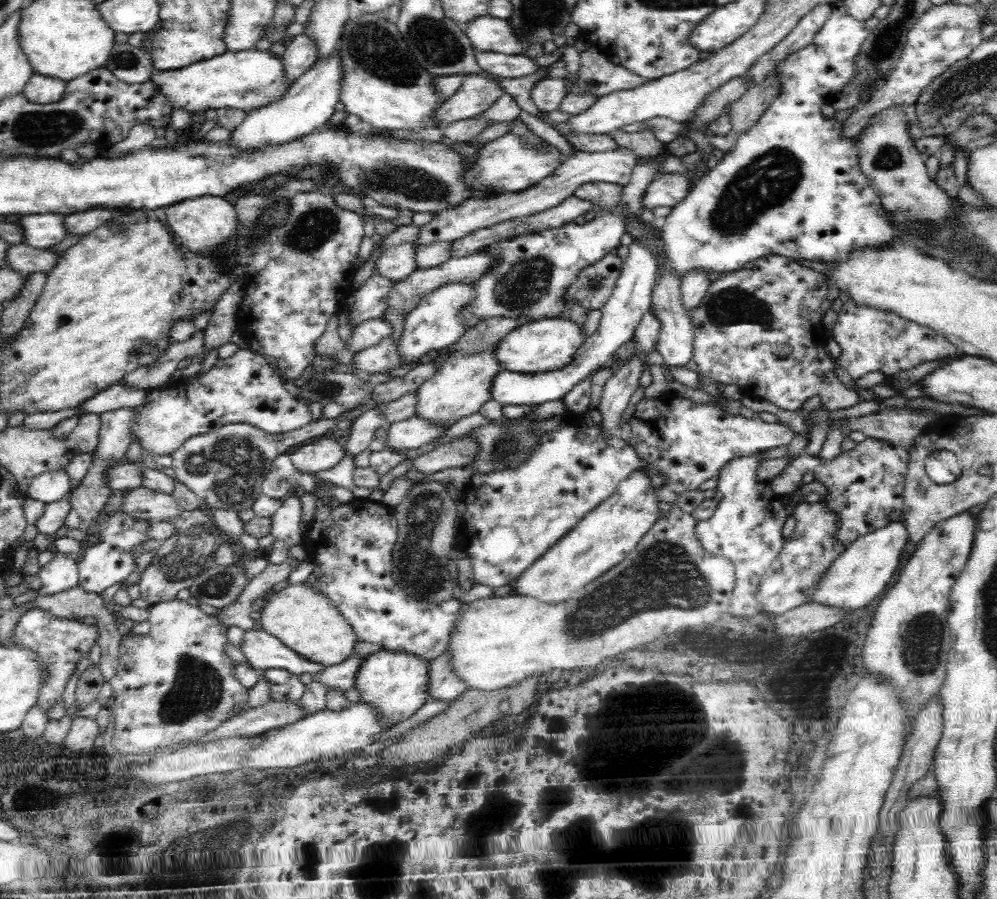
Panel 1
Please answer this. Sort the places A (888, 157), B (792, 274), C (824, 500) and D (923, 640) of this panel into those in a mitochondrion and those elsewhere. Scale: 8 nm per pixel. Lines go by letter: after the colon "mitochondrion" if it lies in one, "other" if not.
A: mitochondrion
B: other
C: other
D: mitochondrion

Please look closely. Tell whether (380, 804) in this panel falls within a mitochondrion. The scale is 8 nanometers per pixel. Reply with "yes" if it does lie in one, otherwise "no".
no

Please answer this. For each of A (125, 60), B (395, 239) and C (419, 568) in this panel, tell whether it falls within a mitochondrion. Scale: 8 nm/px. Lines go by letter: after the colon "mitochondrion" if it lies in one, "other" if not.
A: mitochondrion
B: other
C: mitochondrion

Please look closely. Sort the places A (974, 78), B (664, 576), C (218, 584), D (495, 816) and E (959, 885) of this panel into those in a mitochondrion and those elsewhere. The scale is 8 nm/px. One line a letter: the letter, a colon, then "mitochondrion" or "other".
A: mitochondrion
B: mitochondrion
C: mitochondrion
D: other
E: other

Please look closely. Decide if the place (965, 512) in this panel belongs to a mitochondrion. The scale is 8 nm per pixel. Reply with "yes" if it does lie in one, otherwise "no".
no

